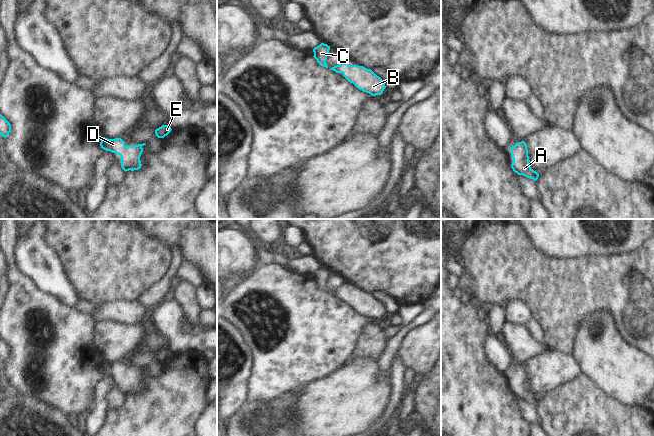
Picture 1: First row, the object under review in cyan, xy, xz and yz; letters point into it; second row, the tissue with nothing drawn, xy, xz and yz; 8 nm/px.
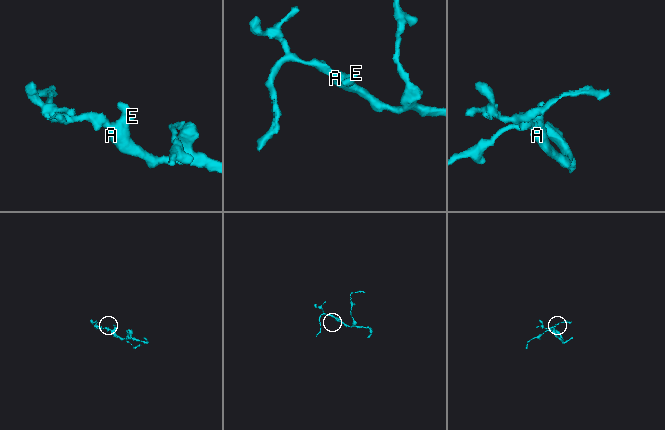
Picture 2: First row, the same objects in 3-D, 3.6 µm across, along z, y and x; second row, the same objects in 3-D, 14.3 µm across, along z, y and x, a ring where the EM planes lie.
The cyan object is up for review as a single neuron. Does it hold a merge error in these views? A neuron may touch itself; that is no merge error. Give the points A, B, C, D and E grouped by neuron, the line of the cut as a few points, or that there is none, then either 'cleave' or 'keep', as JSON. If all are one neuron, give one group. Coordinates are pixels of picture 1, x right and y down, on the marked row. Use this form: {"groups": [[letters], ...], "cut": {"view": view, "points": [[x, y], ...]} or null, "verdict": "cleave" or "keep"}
{"groups": [["A", "B", "C", "D", "E"]], "cut": null, "verdict": "keep"}

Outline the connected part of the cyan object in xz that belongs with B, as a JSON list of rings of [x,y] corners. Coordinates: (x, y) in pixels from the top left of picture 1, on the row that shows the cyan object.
[[[344,62],[330,69],[336,73],[342,73],[350,83],[372,96],[381,95],[386,88],[384,81],[379,76],[363,66],[349,65]]]

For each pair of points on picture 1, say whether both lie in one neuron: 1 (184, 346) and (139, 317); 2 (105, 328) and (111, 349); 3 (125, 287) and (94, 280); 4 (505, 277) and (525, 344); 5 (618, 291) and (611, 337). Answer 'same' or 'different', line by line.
1: same
2: same
3: same
4: different
5: different

